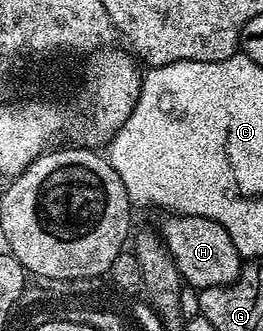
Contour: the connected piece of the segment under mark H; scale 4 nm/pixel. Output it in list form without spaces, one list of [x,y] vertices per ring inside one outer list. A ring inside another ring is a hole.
[[[166,215],[166,220],[159,227],[160,237],[165,242],[165,249],[173,256],[175,266],[179,270],[182,281],[186,285],[203,288],[223,288],[233,283],[237,275],[241,272],[239,265],[239,255],[236,246],[230,243],[228,232],[225,228],[215,226],[212,220],[202,220],[200,218],[184,218],[178,215]]]

